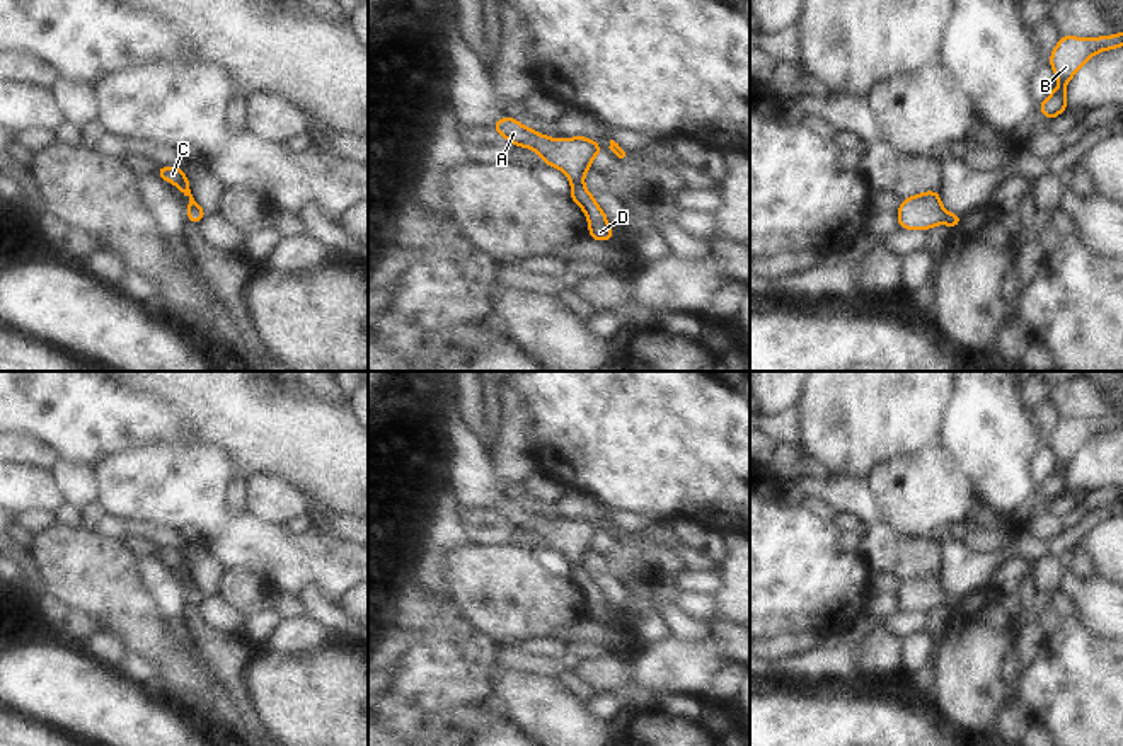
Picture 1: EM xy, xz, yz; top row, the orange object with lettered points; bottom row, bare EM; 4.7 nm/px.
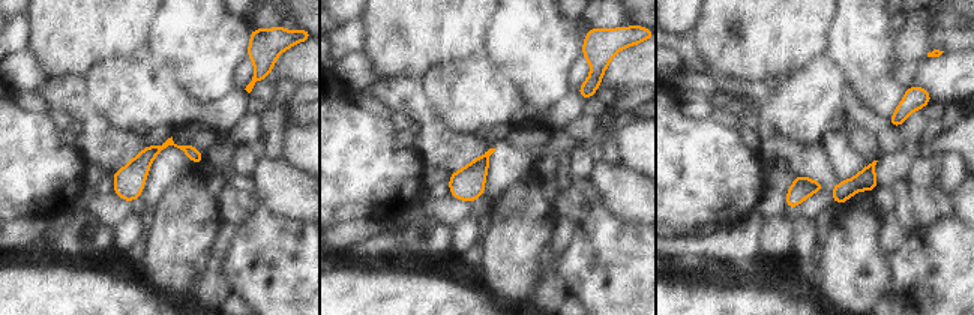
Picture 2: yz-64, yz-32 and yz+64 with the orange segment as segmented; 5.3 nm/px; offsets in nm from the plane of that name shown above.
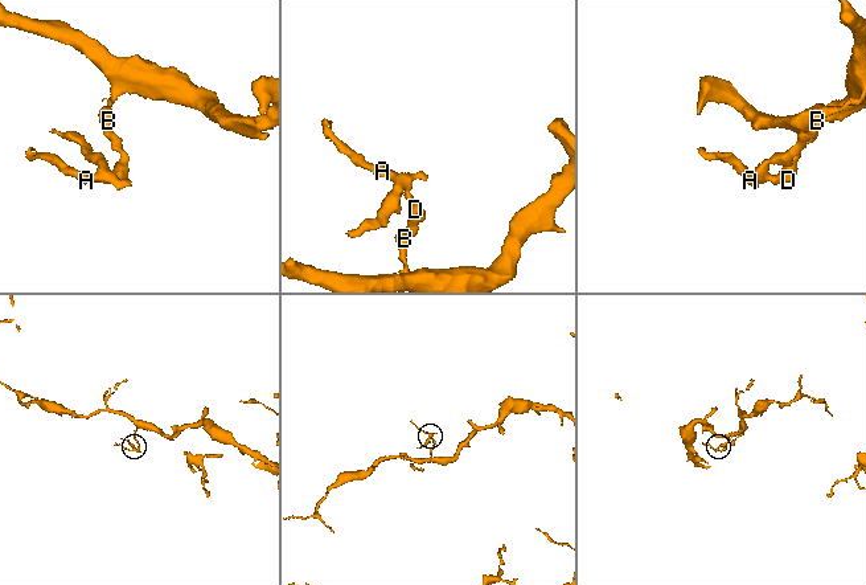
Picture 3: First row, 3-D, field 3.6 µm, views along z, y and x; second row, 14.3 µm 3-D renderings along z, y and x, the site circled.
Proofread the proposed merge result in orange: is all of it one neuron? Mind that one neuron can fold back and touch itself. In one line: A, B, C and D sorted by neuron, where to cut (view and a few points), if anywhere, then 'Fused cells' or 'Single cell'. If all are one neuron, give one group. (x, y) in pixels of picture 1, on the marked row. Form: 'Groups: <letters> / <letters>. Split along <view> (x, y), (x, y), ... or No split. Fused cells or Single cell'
Groups: A B C D. No split. Single cell.

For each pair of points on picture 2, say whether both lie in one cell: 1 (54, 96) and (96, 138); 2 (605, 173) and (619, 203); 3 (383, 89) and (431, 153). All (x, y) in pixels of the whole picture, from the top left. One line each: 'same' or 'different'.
1: same
2: same
3: same

